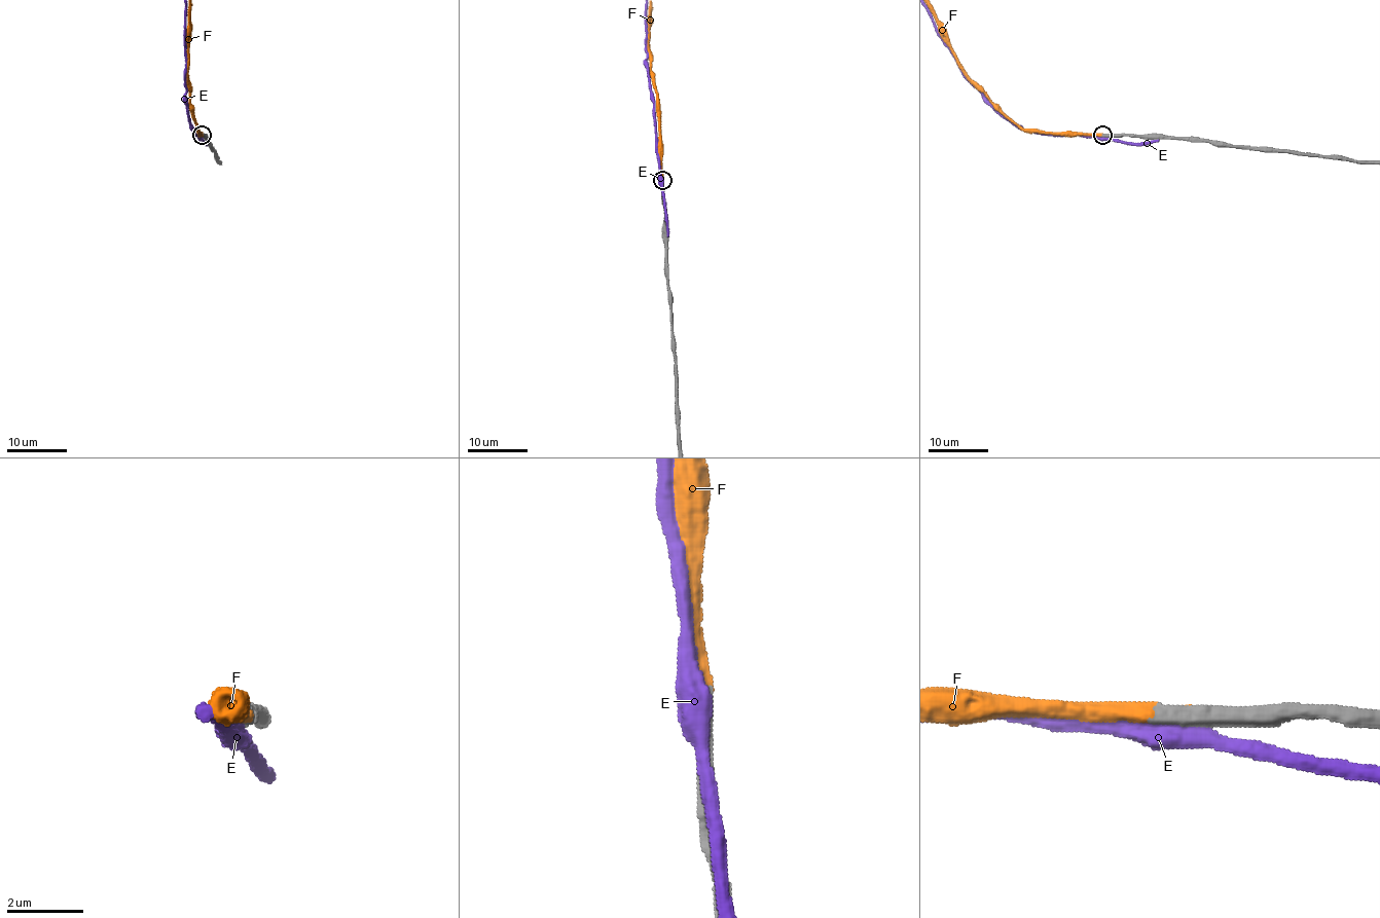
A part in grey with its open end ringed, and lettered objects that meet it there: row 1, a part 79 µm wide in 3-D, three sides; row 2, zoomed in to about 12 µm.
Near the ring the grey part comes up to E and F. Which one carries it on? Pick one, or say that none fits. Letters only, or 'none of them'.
F

